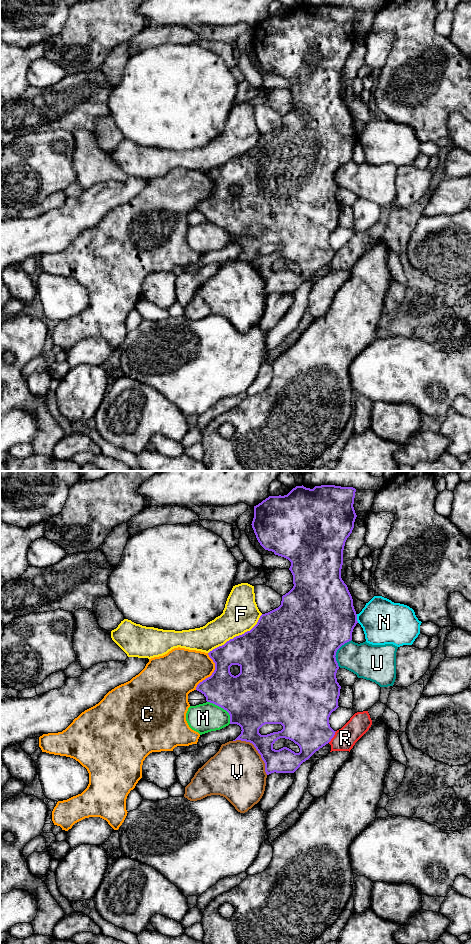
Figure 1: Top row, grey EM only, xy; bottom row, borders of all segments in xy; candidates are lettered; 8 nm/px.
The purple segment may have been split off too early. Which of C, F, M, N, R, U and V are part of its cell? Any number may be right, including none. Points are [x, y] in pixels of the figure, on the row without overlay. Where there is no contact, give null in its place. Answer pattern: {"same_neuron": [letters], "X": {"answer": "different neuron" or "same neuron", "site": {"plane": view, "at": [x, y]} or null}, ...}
{"same_neuron": [], "C": {"answer": "different neuron", "site": {"plane": "xy", "at": [212, 193]}}, "F": {"answer": "different neuron", "site": {"plane": "xy", "at": [236, 156]}}, "M": {"answer": "different neuron", "site": {"plane": "xy", "at": [223, 228]}}, "N": {"answer": "different neuron", "site": {"plane": "xy", "at": [356, 138]}}, "R": {"answer": "different neuron", "site": {"plane": "xy", "at": [333, 256]}}, "U": {"answer": "different neuron", "site": {"plane": "xy", "at": [336, 171]}}, "V": {"answer": "different neuron", "site": {"plane": "xy", "at": [256, 269]}}}

